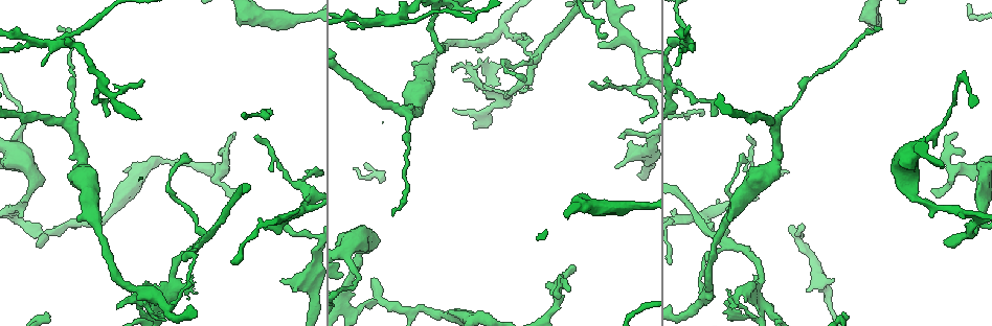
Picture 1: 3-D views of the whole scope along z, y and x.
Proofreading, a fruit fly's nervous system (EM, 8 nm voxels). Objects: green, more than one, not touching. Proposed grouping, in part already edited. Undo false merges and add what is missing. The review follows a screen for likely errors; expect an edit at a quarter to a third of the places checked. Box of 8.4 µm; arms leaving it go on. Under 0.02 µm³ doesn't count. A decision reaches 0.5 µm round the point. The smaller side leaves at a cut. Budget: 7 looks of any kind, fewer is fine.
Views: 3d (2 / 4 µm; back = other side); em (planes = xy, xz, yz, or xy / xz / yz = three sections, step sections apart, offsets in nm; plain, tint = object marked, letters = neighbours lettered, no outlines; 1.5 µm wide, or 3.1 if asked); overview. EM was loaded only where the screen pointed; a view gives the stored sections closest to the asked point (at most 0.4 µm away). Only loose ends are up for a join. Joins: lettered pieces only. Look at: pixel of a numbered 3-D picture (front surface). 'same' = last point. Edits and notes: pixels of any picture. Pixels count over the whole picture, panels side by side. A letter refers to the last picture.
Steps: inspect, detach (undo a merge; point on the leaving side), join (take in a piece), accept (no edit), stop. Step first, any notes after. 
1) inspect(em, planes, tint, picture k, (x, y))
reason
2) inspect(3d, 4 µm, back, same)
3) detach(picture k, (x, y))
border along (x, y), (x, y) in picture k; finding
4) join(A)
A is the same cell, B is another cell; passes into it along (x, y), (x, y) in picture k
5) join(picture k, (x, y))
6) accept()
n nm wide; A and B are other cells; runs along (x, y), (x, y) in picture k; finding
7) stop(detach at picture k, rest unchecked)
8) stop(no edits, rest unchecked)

inspect(em, planes, letters, picture 1, (36, 243))
thin end

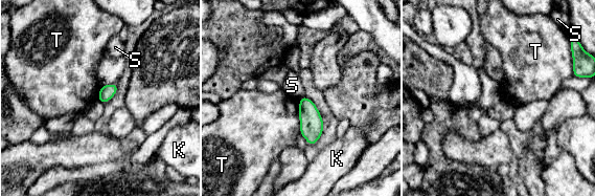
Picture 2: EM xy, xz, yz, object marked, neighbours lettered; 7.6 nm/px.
accept()
110 nm wide; K, S and T are other cells; none of them fits

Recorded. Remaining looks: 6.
inspect(em, planes, tint, picture 1, (171, 280))
arms part here

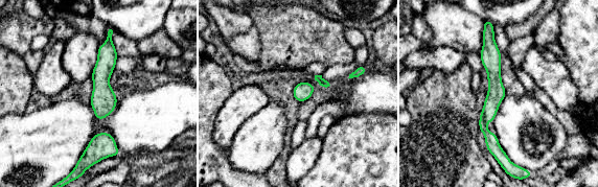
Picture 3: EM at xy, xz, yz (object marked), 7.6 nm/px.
inspect(em, planes, letters, same)

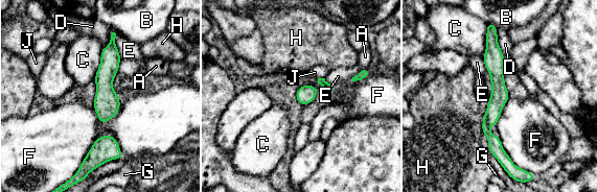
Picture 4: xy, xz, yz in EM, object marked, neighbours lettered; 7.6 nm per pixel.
accept()
A, B, C, D, E, F, G, H and J are other cells; runs along (492, 34), (497, 102), (487, 134), (506, 158) in picture 4; continuous, no second cell

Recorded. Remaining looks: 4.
inspect(3d, 2 µm, picture 1, (746, 162))
thin end

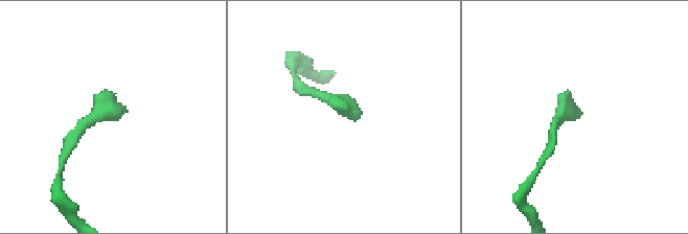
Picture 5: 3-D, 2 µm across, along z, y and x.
inspect(em, yz, step 8, tint, picture 5, (119, 117))
need the tissue

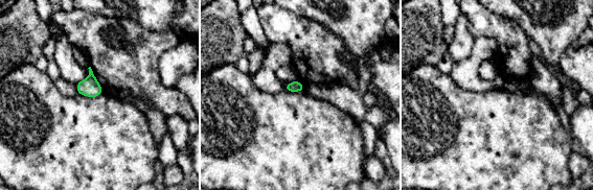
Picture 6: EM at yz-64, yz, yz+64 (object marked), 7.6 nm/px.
inspect(em, planes, letters, same)
cut it another way

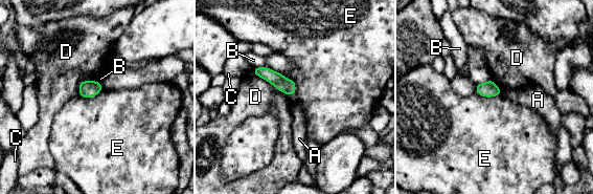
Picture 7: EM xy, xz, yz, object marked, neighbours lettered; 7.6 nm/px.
accept()
130 nm wide; A, B, C, D and E are other cells; runs along (255, 69), (266, 72), (293, 90) in picture 7; no lettered piece goes on from it

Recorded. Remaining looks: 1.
stop(no edits, rest unchecked)

